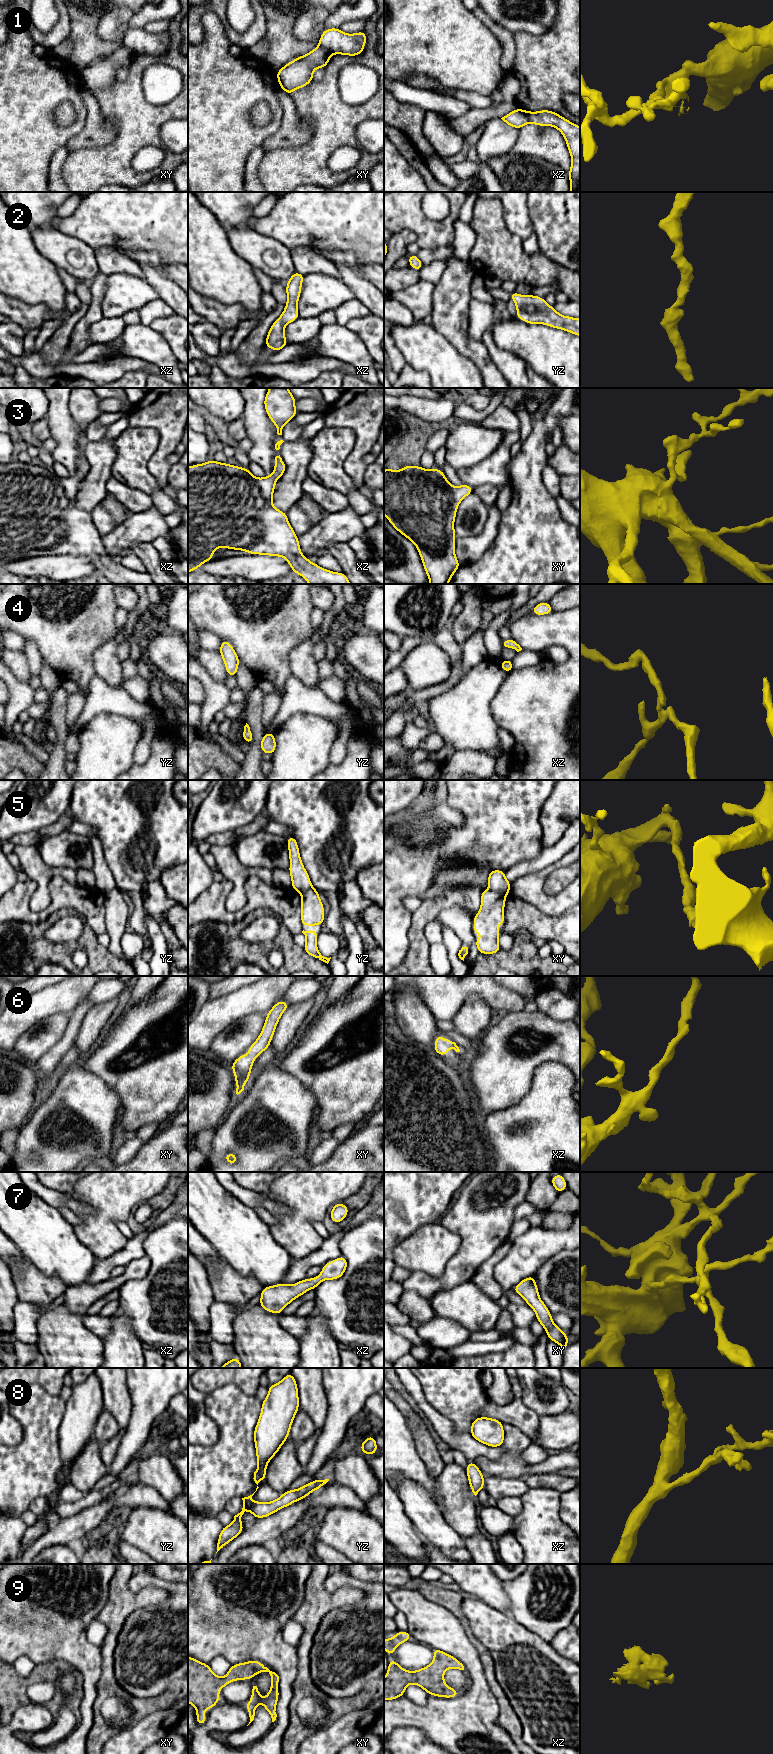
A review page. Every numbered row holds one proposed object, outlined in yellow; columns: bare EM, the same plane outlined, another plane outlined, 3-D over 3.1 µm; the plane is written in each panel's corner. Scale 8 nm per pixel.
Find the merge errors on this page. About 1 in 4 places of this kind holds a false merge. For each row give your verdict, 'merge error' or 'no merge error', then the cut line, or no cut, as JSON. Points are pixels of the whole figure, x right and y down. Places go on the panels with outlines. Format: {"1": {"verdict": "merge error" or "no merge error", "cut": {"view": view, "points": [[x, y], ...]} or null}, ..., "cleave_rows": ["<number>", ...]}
{"1": {"verdict": "merge error", "cut": {"view": "xz", "points": [[521, 109], [529, 122]]}}, "2": {"verdict": "no merge error", "cut": null}, "3": {"verdict": "no merge error", "cut": null}, "4": {"verdict": "no merge error", "cut": null}, "5": {"verdict": "merge error", "cut": {"view": "xy", "points": [[488, 889], [507, 893]]}}, "6": {"verdict": "no merge error", "cut": null}, "7": {"verdict": "no merge error", "cut": null}, "8": {"verdict": "no merge error", "cut": null}, "9": {"verdict": "no merge error", "cut": null}, "cleave_rows": ["1", "5"]}

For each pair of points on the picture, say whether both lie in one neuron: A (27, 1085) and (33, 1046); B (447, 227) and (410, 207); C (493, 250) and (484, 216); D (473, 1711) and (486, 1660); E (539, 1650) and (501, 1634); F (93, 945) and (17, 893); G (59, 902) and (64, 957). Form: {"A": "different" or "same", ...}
{"A": "different", "B": "same", "C": "same", "D": "different", "E": "same", "F": "different", "G": "different"}

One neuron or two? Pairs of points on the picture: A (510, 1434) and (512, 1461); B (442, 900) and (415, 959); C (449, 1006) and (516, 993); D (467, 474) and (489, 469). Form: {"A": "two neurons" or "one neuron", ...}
{"A": "one neuron", "B": "one neuron", "C": "one neuron", "D": "one neuron"}

